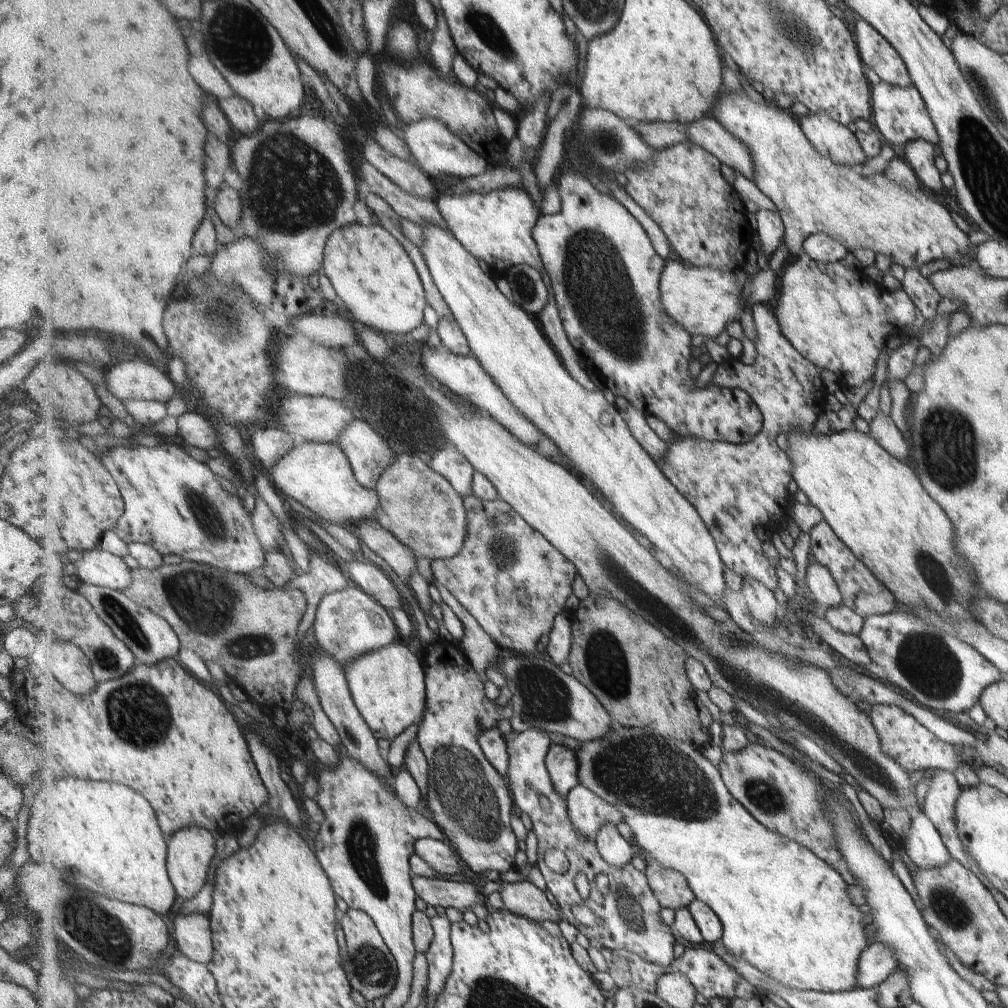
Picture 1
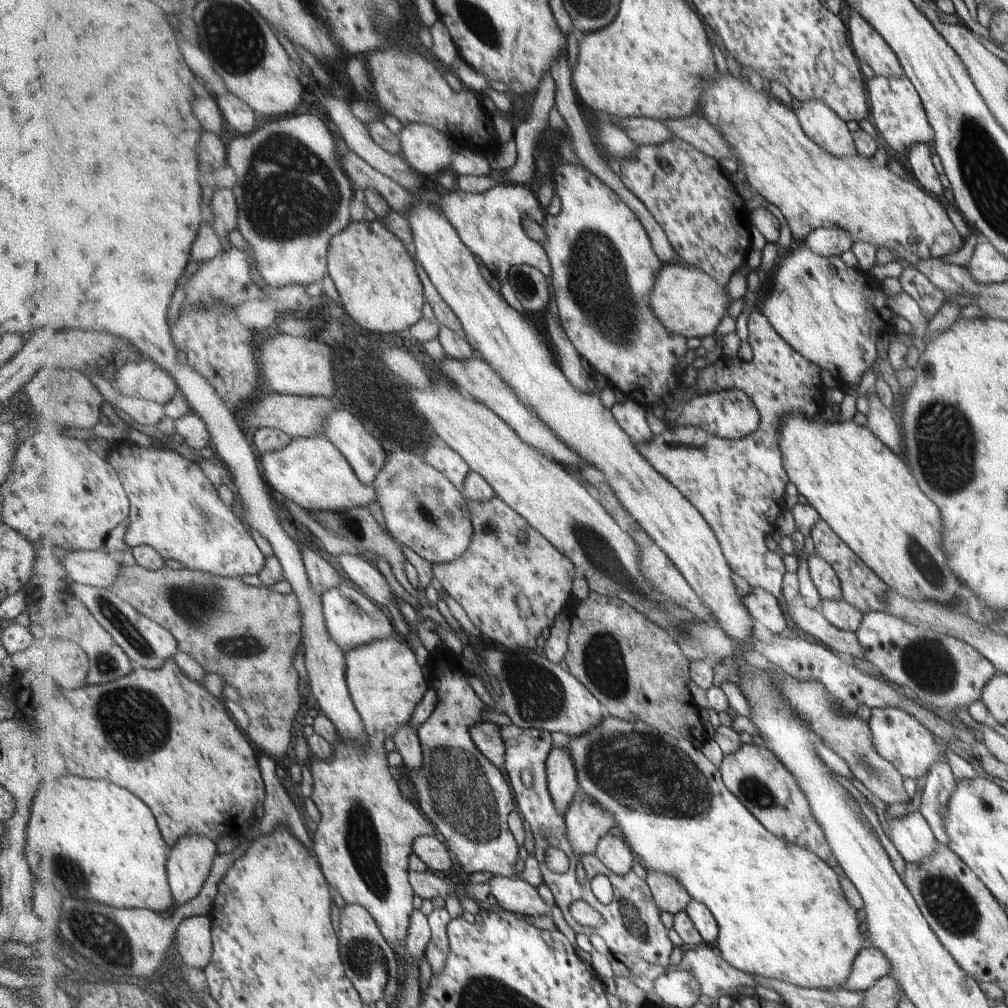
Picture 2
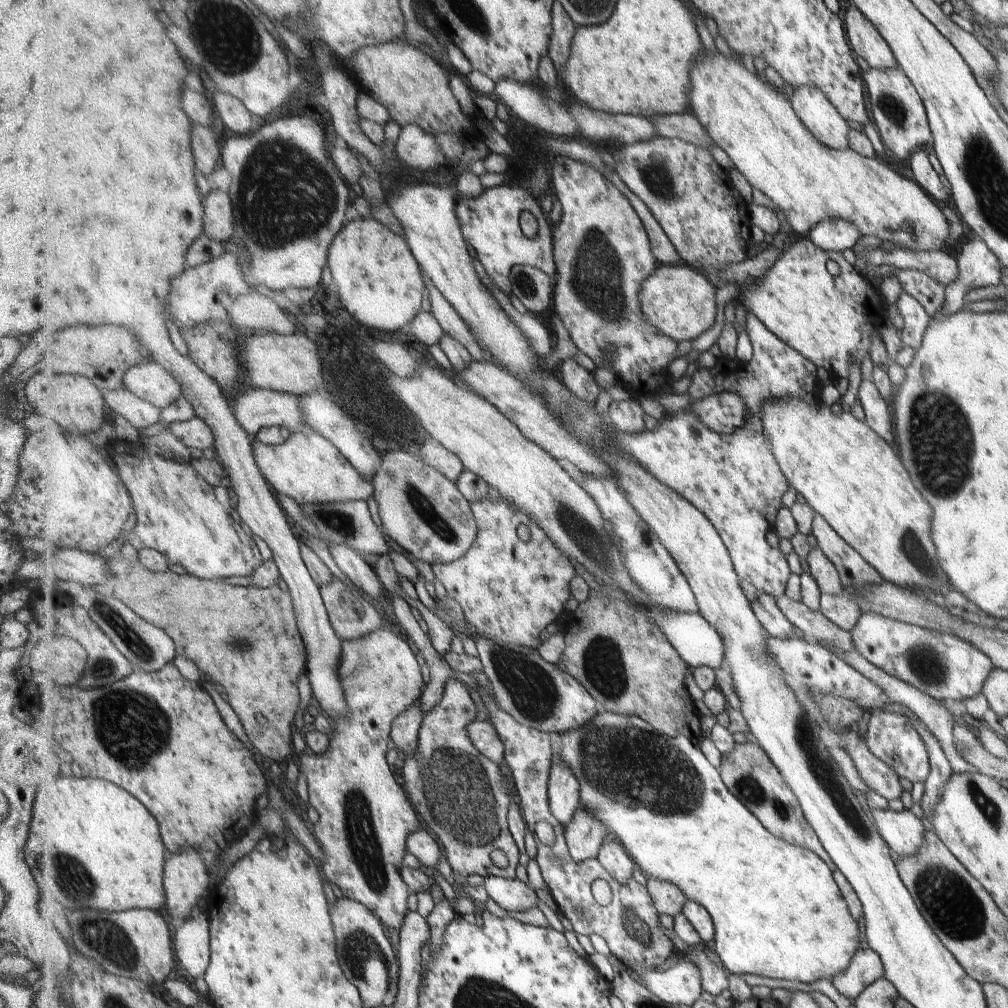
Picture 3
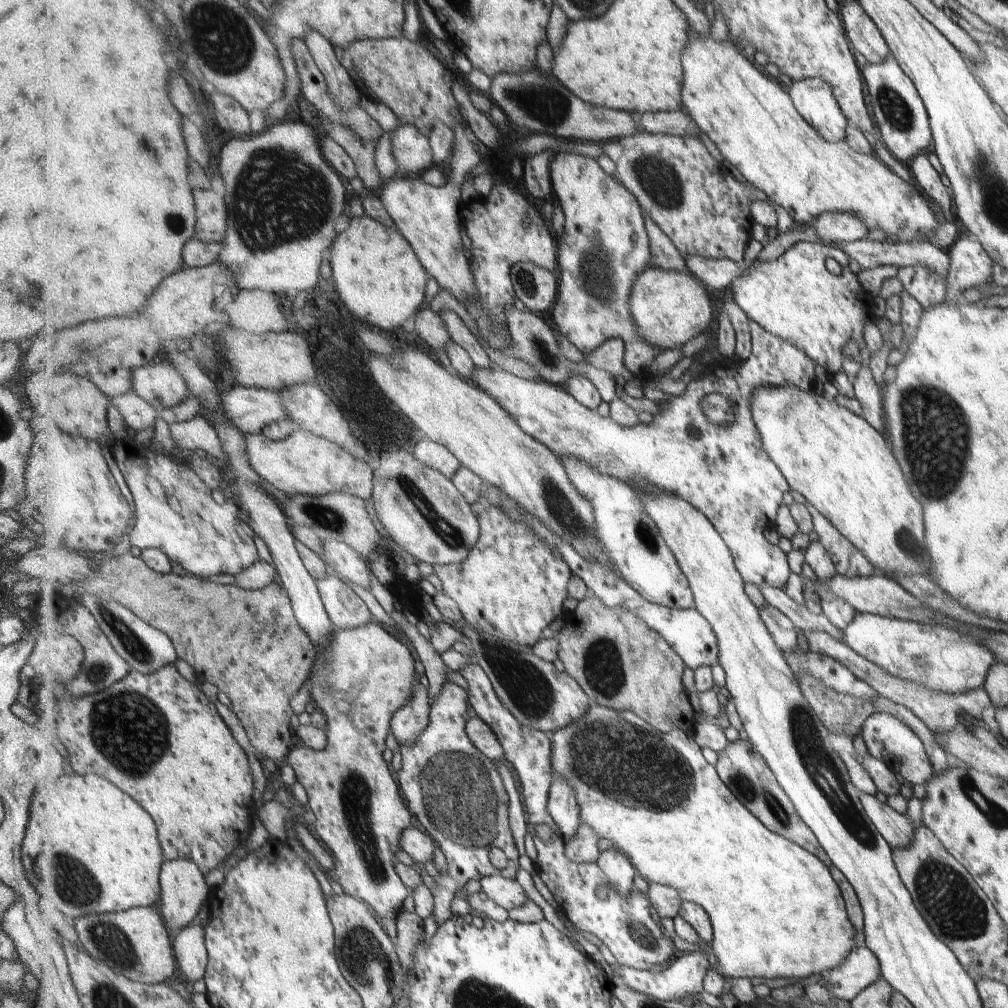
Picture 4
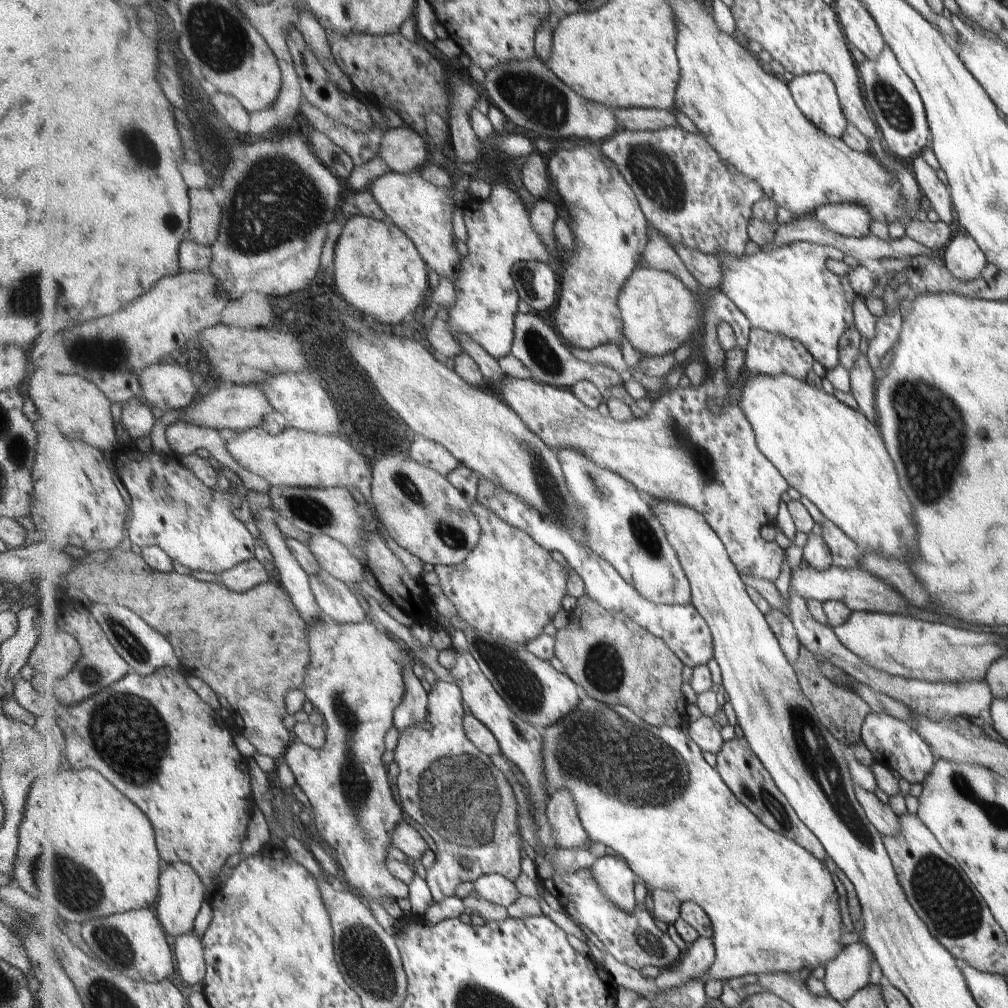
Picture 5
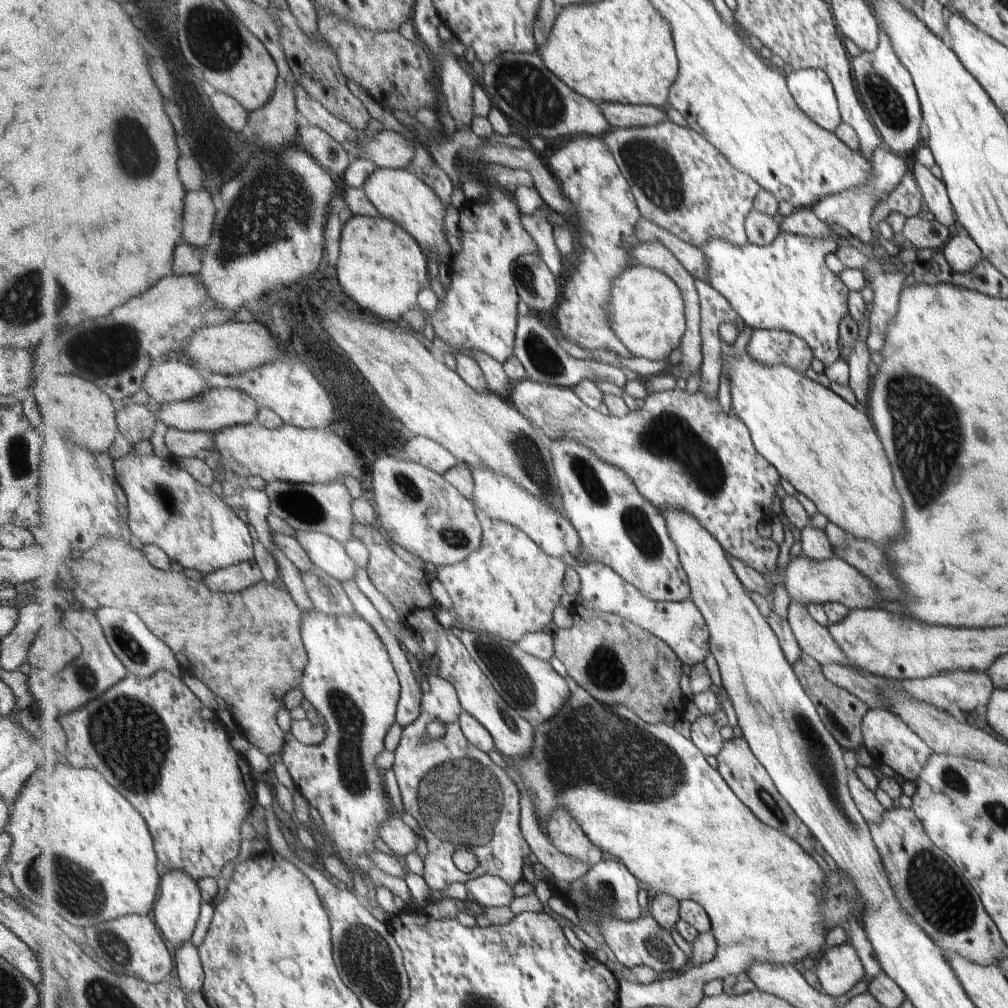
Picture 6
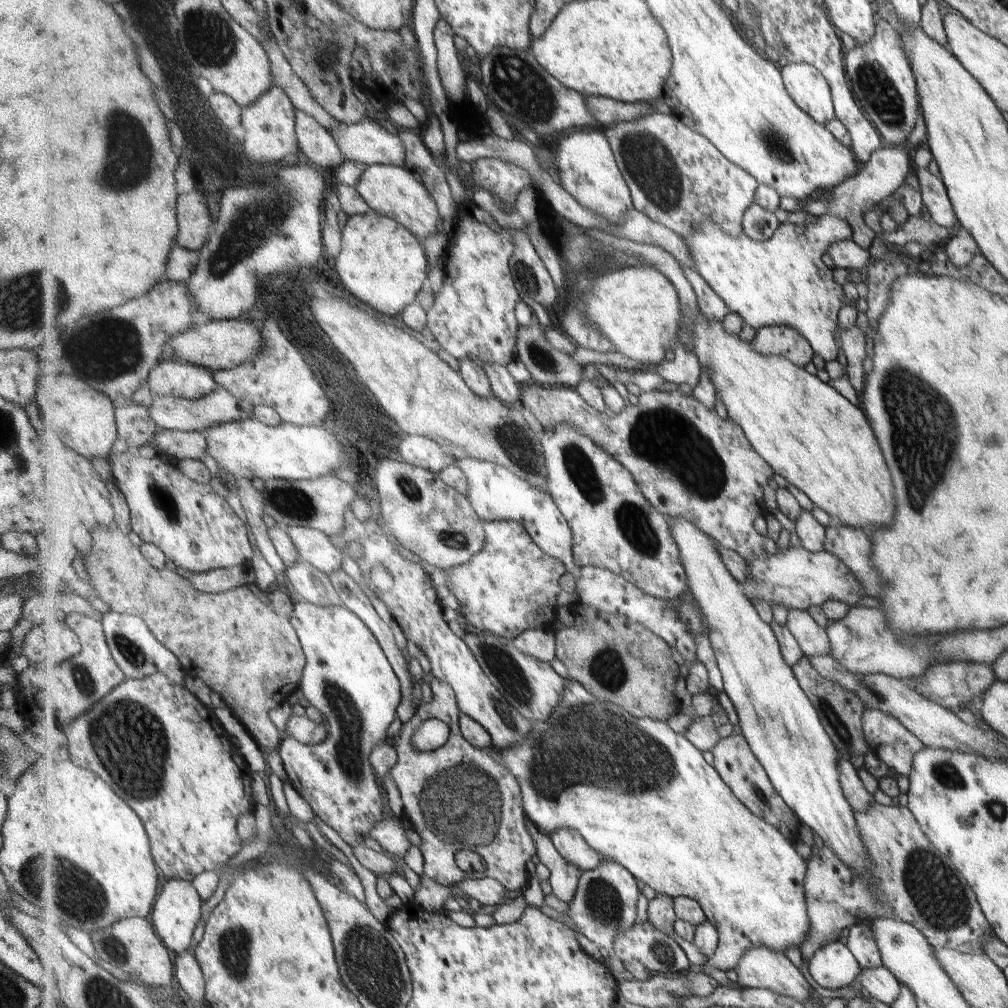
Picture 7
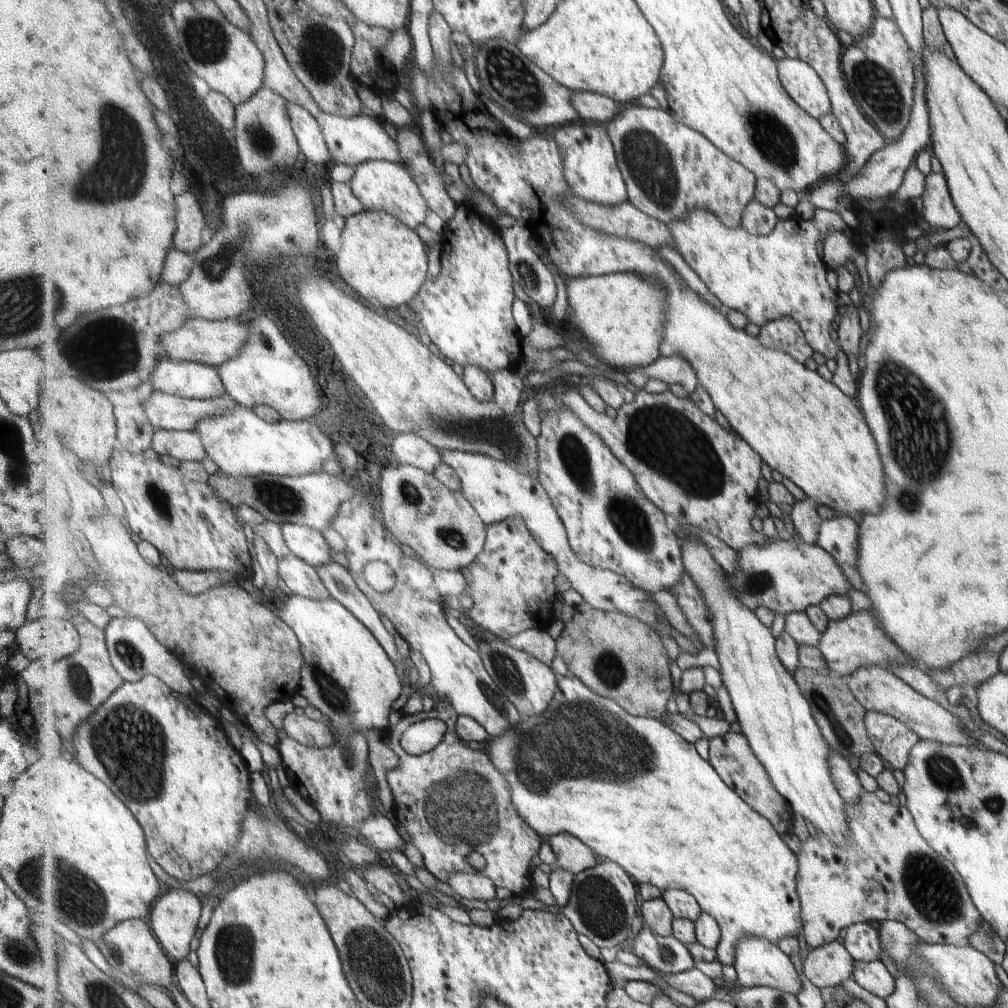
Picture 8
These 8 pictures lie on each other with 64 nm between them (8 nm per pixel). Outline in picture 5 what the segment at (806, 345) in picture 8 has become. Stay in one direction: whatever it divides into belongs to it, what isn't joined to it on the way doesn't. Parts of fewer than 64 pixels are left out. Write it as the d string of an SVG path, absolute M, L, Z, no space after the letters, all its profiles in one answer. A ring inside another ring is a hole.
M752 328L750 331L750 342L748 345L748 350L745 353L745 368L742 369L743 372L741 372L741 376L739 376L736 383L732 383L728 386L730 394L729 399L727 399L727 384L725 384L725 370L723 366L723 368L718 369L717 373L711 370L712 378L705 379L703 384L699 385L698 387L694 388L689 386L687 388L681 388L678 386L673 391L666 390L660 394L655 395L654 397L651 397L652 407L650 411L648 411L642 418L633 418L629 421L616 420L612 415L603 416L599 410L588 408L581 400L579 400L577 396L575 396L571 388L557 387L547 383L539 382L533 378L526 380L511 376L503 376L503 380L501 380L501 382L497 382L497 384L495 384L493 387L490 387L490 385L487 387L497 392L498 395L502 397L504 401L506 401L509 408L512 408L515 412L518 412L519 416L523 417L523 422L525 422L525 424L531 428L531 432L535 432L535 434L537 434L537 436L539 436L539 438L541 438L545 444L548 444L549 448L552 448L553 451L558 452L559 449L563 449L564 447L582 451L595 463L598 463L600 466L622 475L627 481L630 481L647 499L682 503L683 505L694 509L696 512L701 513L702 516L706 518L706 522L711 526L711 528L715 530L715 533L717 533L718 536L722 538L722 542L726 545L726 550L730 554L731 561L734 562L735 567L739 571L747 571L751 575L773 581L777 580L777 578L779 578L779 574L781 574L781 564L783 564L783 554L785 555L785 552L781 546L777 546L777 542L767 542L767 540L761 536L761 526L773 524L777 520L777 516L780 514L780 508L782 505L781 496L783 496L783 492L787 493L787 490L789 490L789 487L791 486L787 483L787 480L785 477L783 477L783 474L775 467L775 464L772 464L765 457L765 454L762 452L762 450L758 448L758 442L756 435L754 434L754 429L752 428L750 421L747 419L745 412L739 407L738 401L742 395L742 386L748 379L749 375L752 375L753 373L759 373L760 375L763 373L767 375L782 375L783 373L788 373L792 376L795 376L797 379L806 381L807 374L809 374L811 370L813 371L813 362L815 362L815 359L802 341L796 339L793 340L787 336L771 333L770 331L757 328ZM711 399L718 400L718 404L721 408L718 413L716 413L711 408Z

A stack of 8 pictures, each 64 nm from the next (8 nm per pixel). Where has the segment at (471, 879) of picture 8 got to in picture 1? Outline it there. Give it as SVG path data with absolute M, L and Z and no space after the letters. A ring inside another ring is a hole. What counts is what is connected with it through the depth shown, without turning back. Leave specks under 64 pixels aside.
M527 880L499 883L501 883L501 888L498 892L507 910L524 917L530 917L537 923L544 921L556 923L563 920L560 908L555 909L543 890L537 888L535 884L531 884Z

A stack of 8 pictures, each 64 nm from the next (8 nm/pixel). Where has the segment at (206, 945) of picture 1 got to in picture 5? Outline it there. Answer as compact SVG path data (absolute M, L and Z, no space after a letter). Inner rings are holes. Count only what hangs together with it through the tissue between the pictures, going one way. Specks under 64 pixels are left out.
M194 932L175 938L174 952L177 960L177 970L186 986L203 985L206 980L206 958L201 938Z

